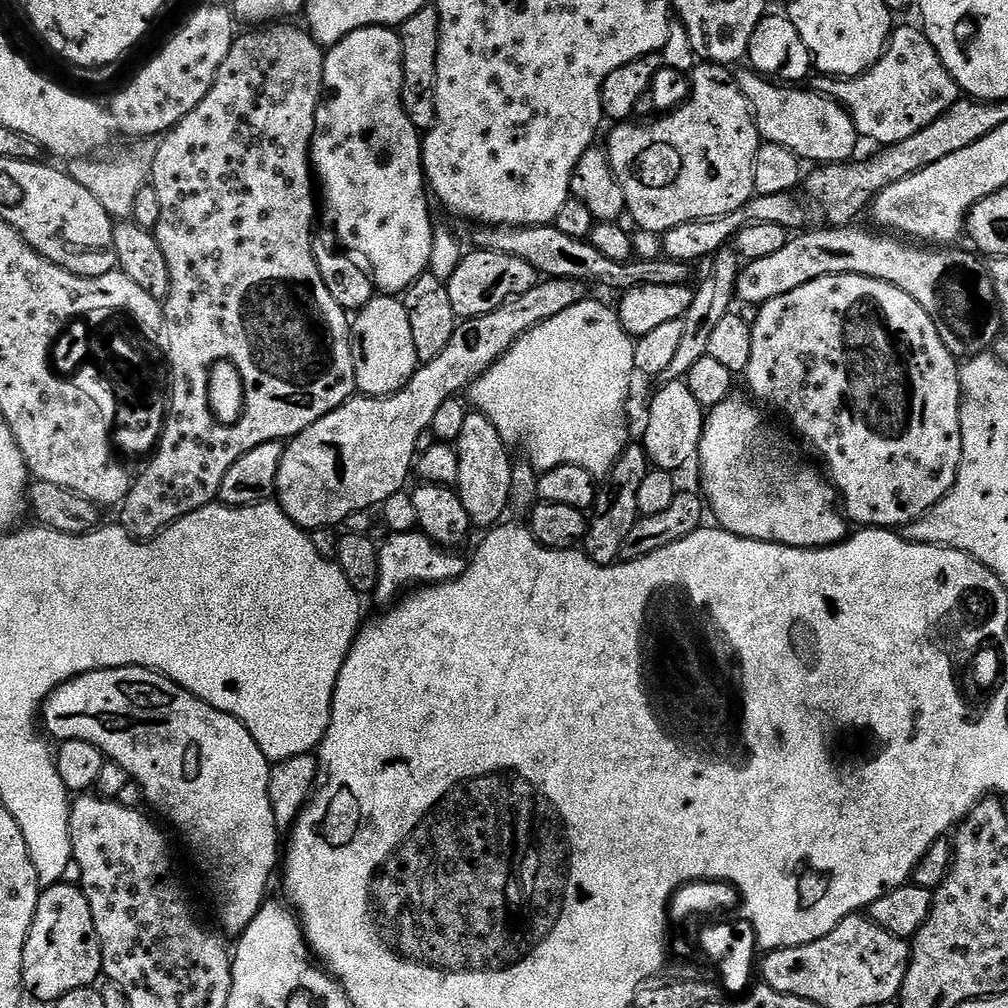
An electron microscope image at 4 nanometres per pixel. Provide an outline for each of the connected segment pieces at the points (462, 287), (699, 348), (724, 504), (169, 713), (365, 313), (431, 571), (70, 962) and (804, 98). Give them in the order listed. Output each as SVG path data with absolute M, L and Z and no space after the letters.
M472 250L472 253L465 255L461 259L458 270L447 280L450 302L454 306L454 314L460 320L469 320L482 314L490 314L490 310L498 310L508 300L513 300L516 296L526 294L538 283L538 273L530 262L524 262L522 258L514 258L514 254L498 254L497 252L485 252L483 250Z
M725 246L716 253L711 264L712 277L709 280L702 281L700 289L698 287L695 289L690 310L686 310L684 315L683 321L686 326L686 334L682 338L682 346L679 348L674 362L670 362L670 366L664 371L663 379L665 381L684 380L689 370L701 358L708 355L712 332L720 325L722 318L726 318L726 314L733 307L732 300L734 301L736 296L736 277L740 275L742 267L741 257L735 247Z
M729 398L714 406L707 413L704 421L704 433L700 439L700 451L698 453L698 465L700 464L700 484L702 495L707 507L716 515L715 523L725 529L730 534L741 536L744 540L761 540L767 544L785 544L791 548L829 548L832 544L839 544L850 532L850 524L843 511L838 507L838 493L832 487L827 475L823 471L819 472L816 468L811 468L808 464L799 464L796 456L792 452L784 449L784 444L780 441L780 436L776 432L768 429L768 424L764 421L764 416L759 412L761 409L755 403L747 404L744 400Z
M103 668L97 672L87 672L81 676L75 676L73 680L68 680L65 684L53 690L48 695L48 700L42 709L42 724L46 732L46 727L48 727L49 733L47 732L47 735L53 741L55 741L54 739L56 739L56 742L81 740L98 746L98 750L104 757L111 763L122 766L122 770L126 770L128 777L134 781L135 787L137 784L144 791L145 798L188 839L189 846L196 848L197 854L204 859L204 864L208 867L213 882L216 883L216 896L220 899L220 920L224 923L225 929L223 928L223 931L225 933L242 933L246 930L246 926L250 926L250 922L254 922L258 910L266 902L264 891L267 890L268 883L272 880L272 871L275 868L277 871L278 861L282 856L282 844L280 848L280 835L282 835L282 832L276 825L274 807L271 806L270 782L272 769L270 761L264 757L262 750L254 742L250 732L246 730L246 726L242 726L242 722L238 722L230 714L202 702L197 696L187 692L181 685L175 684L173 680L168 679L166 676L161 676L159 672L150 672L143 668Z
M373 295L371 302L355 313L351 321L350 343L354 354L356 387L365 396L392 395L408 385L418 367L414 338L410 335L410 318L406 318L403 299Z
M419 530L415 532L398 532L389 535L387 538L389 540L385 544L381 543L379 545L380 573L378 574L378 586L374 593L374 599L378 603L384 604L383 606L391 605L397 597L409 590L457 580L464 573L466 567L465 557L456 556L460 554L440 547L439 544L435 544L432 539Z
M68 883L49 884L41 891L38 910L34 914L34 926L30 926L30 938L26 938L26 950L22 954L25 993L31 999L33 996L48 1005L62 998L62 994L70 994L70 990L93 987L97 983L96 979L101 979L104 970L100 939L90 914L90 902L75 883Z
M759 74L751 75L739 77L738 83L752 109L761 141L786 146L801 161L813 160L816 166L842 164L857 155L858 133L841 104L820 95L819 91L807 92L804 86L785 86Z

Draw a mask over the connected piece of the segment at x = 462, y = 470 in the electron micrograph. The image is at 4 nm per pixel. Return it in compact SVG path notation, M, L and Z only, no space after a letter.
M469 411L462 434L454 442L458 454L458 482L455 489L460 493L462 506L470 514L477 529L491 529L505 519L512 504L513 457L508 457L509 445L498 434L494 422L478 411Z

